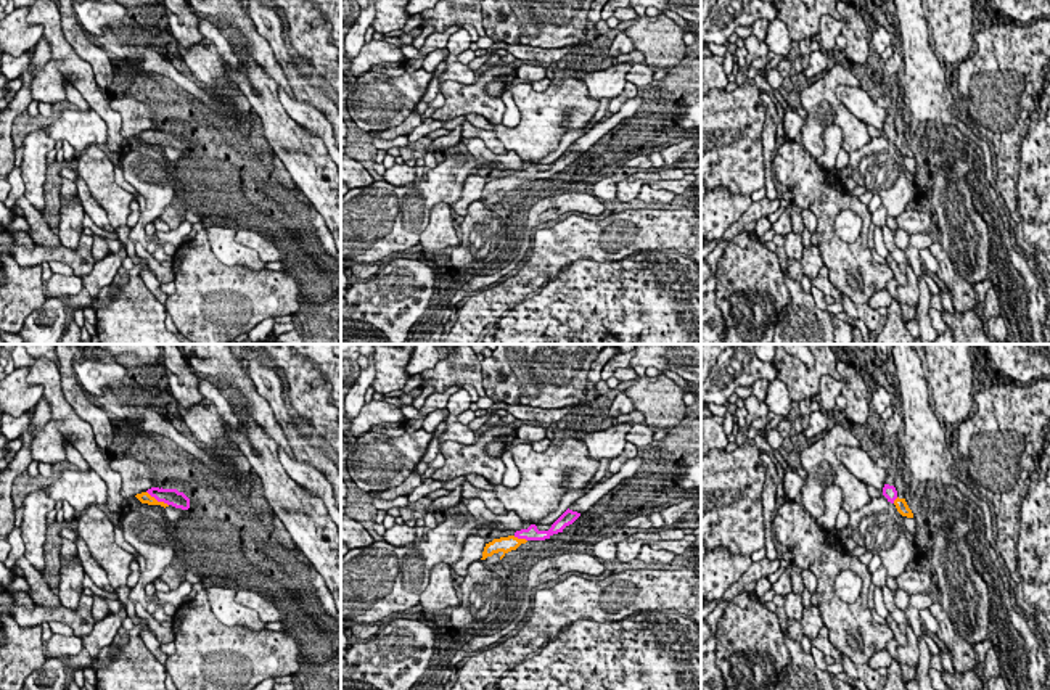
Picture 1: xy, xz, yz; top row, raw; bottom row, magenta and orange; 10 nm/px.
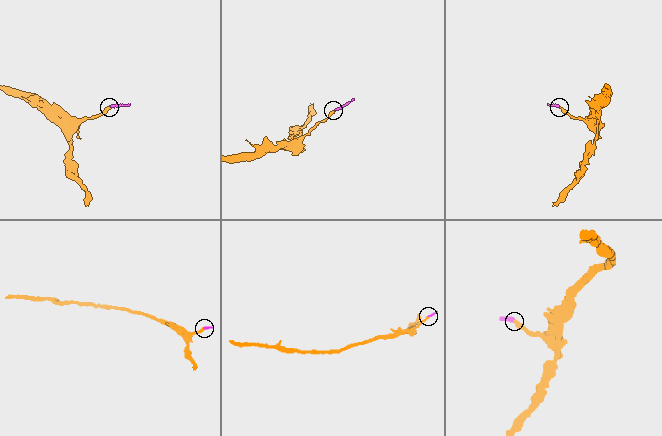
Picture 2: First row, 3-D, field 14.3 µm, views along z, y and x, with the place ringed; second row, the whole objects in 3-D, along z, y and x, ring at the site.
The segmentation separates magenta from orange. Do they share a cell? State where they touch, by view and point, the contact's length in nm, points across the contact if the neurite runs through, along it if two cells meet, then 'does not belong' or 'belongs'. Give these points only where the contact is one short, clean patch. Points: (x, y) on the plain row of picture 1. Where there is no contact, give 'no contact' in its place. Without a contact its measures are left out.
meets magenta in xy at (158, 140); contact 260 nm long; runs through xy (172, 137), (158, 140), (143, 137); belongs

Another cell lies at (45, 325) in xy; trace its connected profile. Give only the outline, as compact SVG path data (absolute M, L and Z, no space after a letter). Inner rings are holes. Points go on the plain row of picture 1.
M47 298L42 307L26 317L18 335L24 344L59 344L68 320L69 312L64 298Z

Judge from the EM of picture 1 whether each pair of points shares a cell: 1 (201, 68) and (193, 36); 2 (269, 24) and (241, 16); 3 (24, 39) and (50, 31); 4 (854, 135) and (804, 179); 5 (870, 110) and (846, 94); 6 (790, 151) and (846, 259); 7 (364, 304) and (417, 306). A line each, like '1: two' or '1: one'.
1: two
2: two
3: two
4: two
5: one
6: one
7: one

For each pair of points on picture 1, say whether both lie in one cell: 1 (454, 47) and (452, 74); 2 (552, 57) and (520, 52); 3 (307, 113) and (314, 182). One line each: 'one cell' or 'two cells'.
1: one cell
2: one cell
3: two cells

